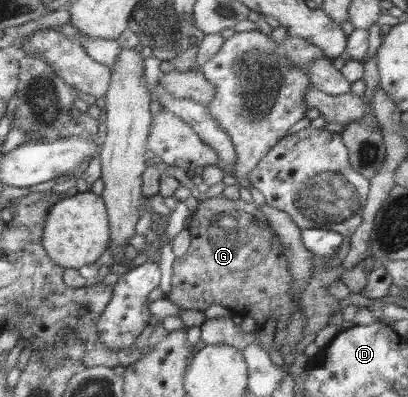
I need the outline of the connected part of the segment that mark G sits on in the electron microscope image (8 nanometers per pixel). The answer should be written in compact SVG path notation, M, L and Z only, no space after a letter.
M224 196L212 197L200 203L193 214L192 221L189 224L191 234L191 243L185 255L176 257L173 262L173 274L171 276L171 291L167 298L170 302L182 309L199 310L204 312L212 304L221 304L225 306L232 314L245 318L249 316L258 322L280 322L284 328L294 313L304 315L304 327L300 331L300 338L308 335L315 335L322 328L330 324L330 316L339 308L340 299L334 298L327 293L328 285L340 278L340 268L325 269L325 264L330 262L338 253L338 249L331 256L315 256L313 259L319 259L320 263L315 265L313 260L313 269L311 270L311 279L299 292L289 292L290 285L293 283L287 260L282 256L283 247L279 238L271 229L264 213L256 204L248 203L243 199L229 199Z

